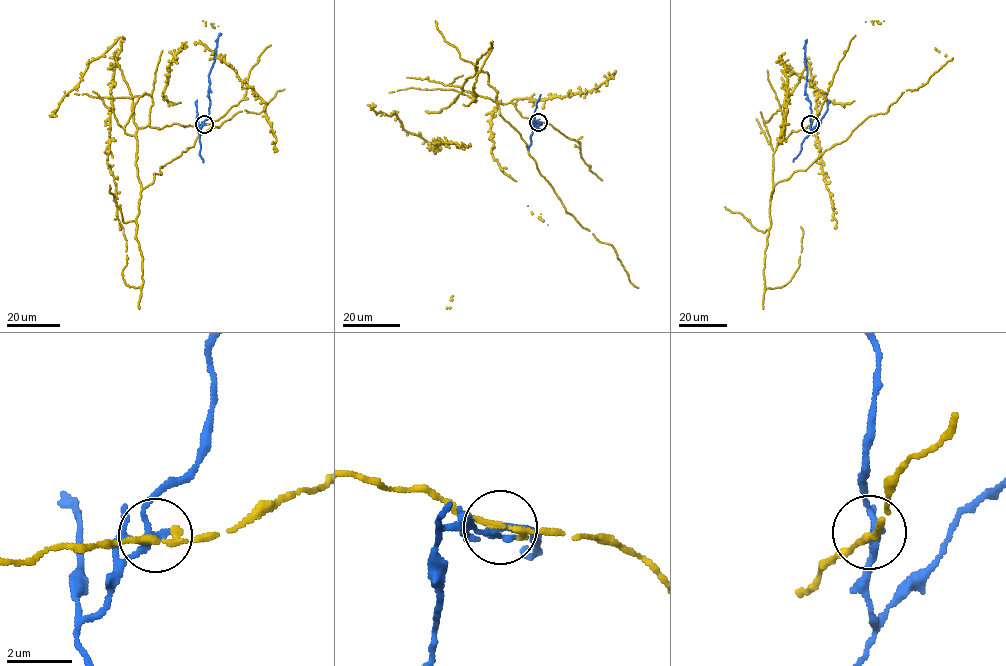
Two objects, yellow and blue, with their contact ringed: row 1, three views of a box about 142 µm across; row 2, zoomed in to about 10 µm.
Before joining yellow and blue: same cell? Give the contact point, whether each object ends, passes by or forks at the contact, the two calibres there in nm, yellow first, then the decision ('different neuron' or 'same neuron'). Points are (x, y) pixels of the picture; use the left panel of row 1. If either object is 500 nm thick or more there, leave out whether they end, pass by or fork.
at (204, 124); yellow passes by; blue passes by; 180 nm thick on the yellow side, 180 nm on the other; different neuron

